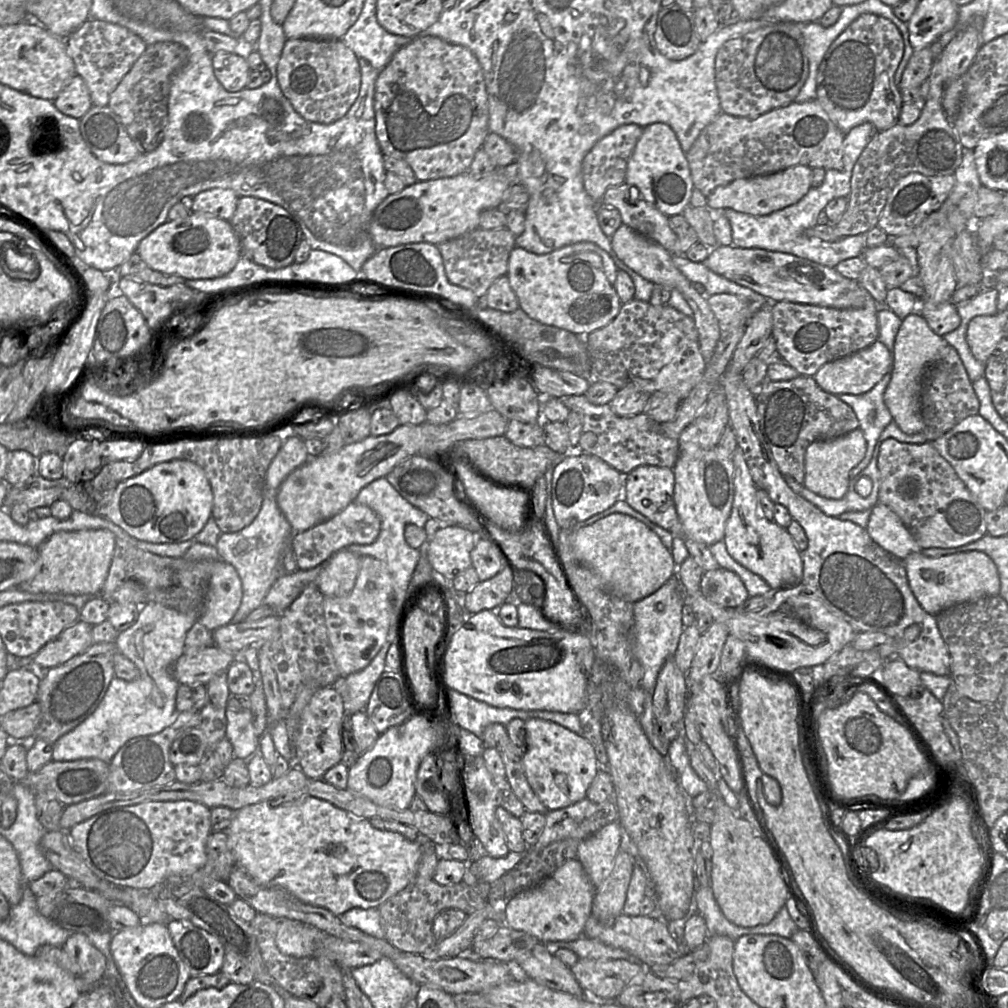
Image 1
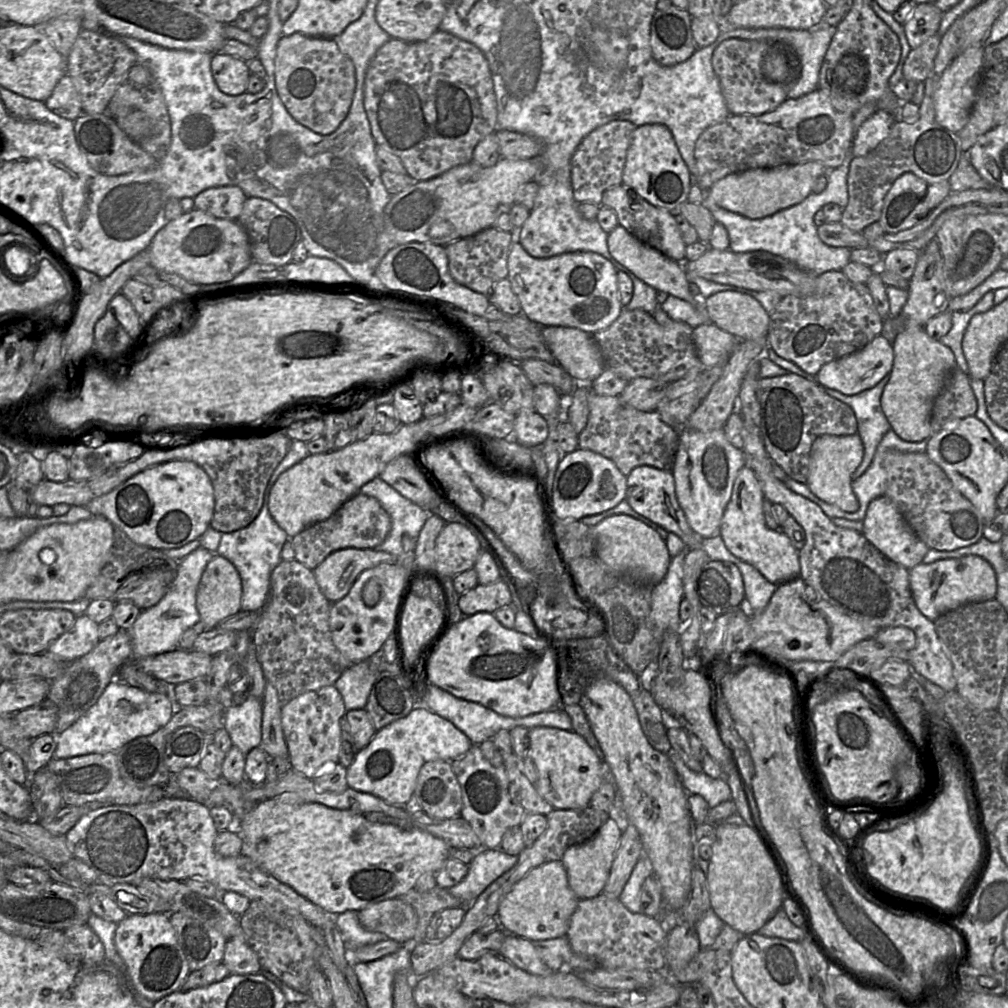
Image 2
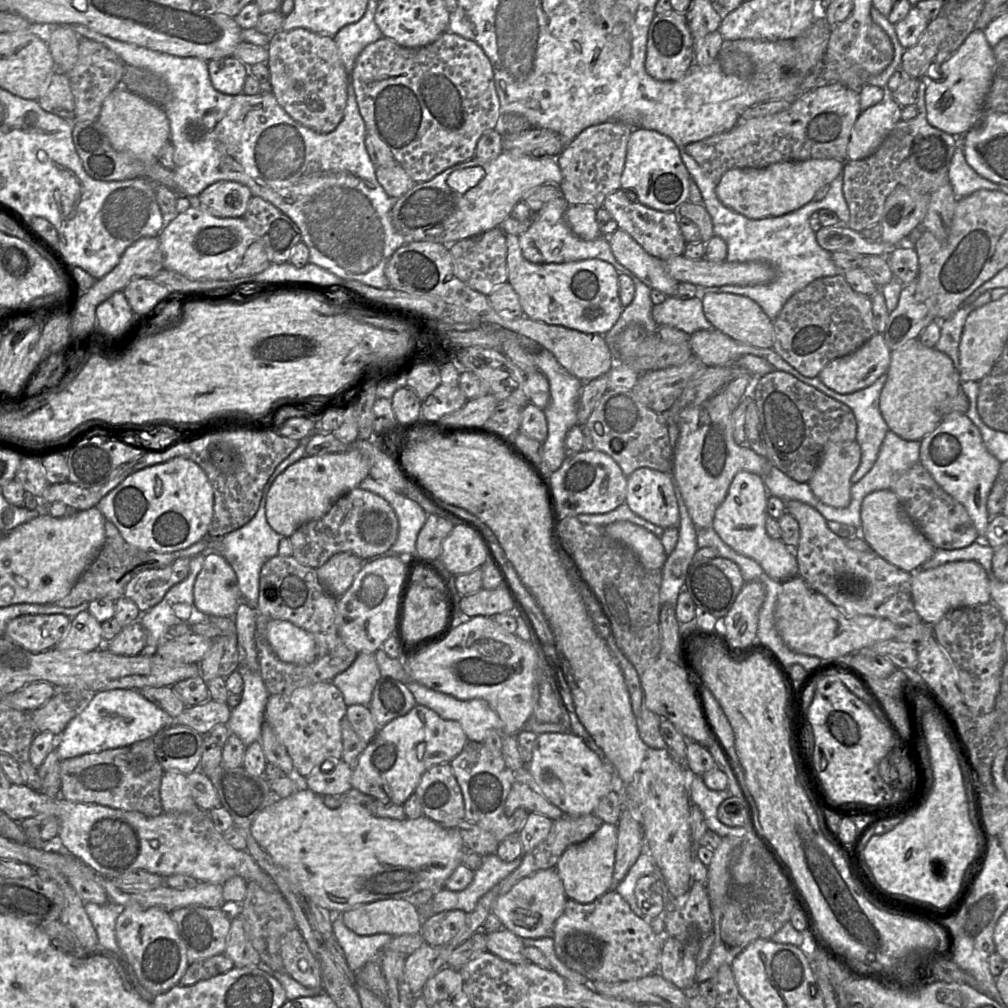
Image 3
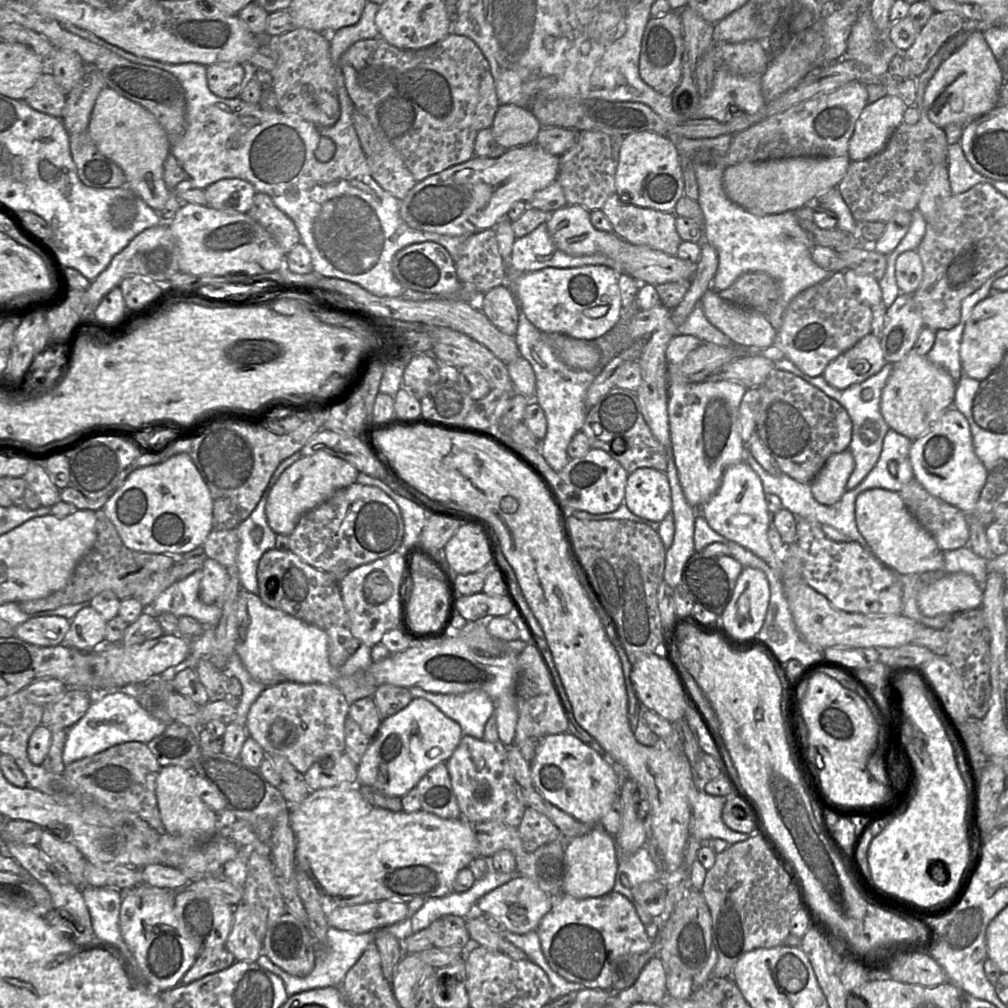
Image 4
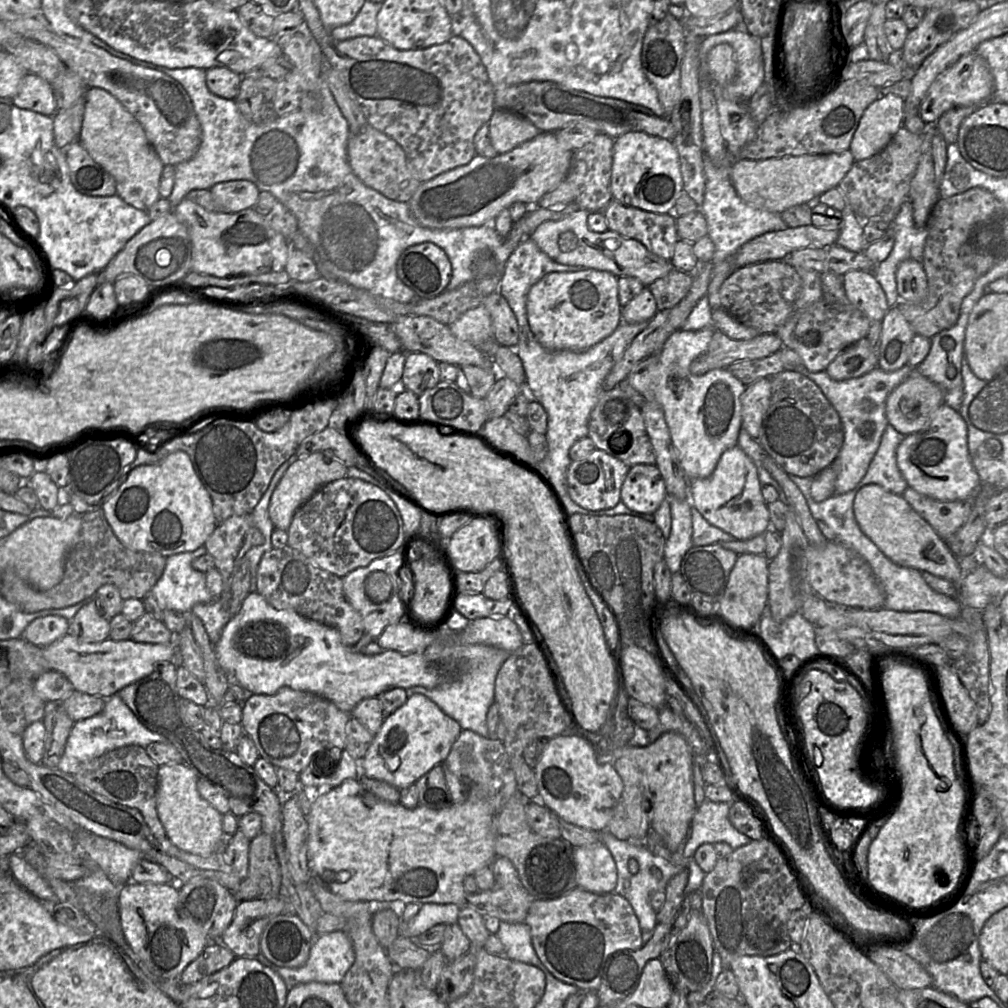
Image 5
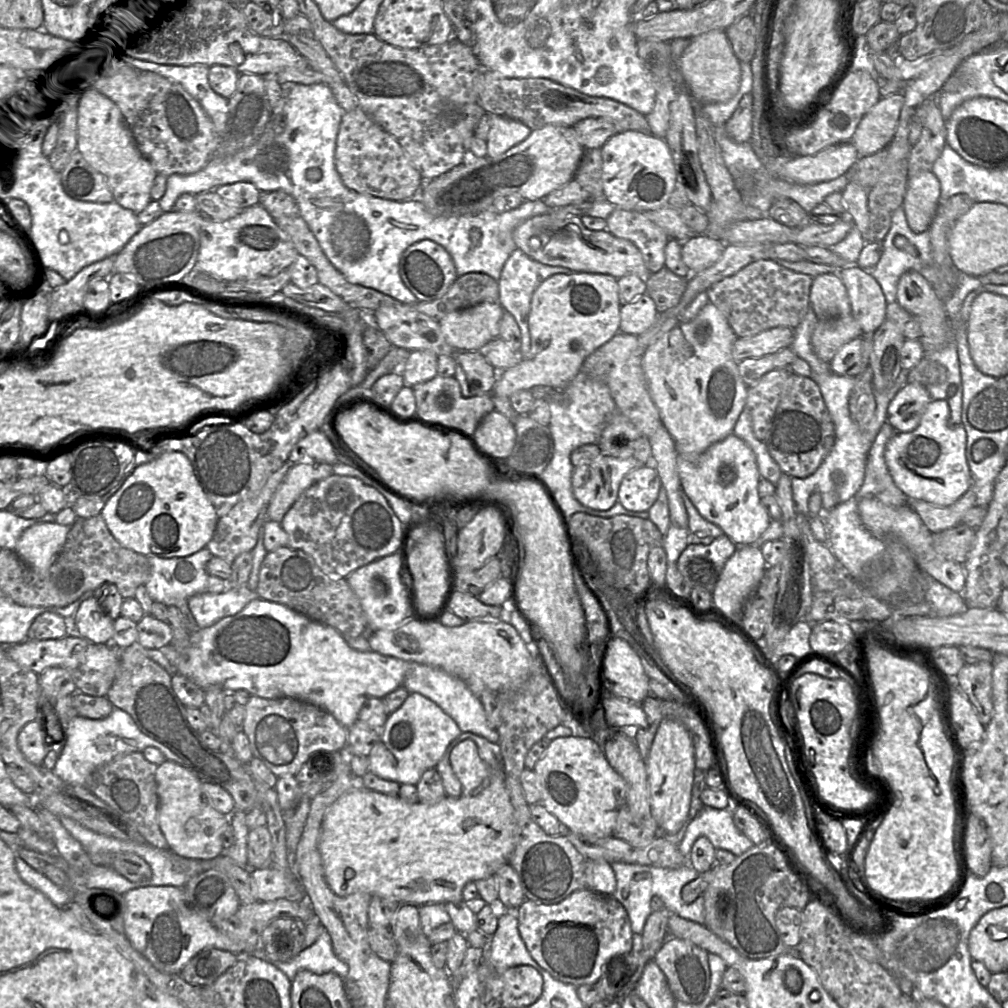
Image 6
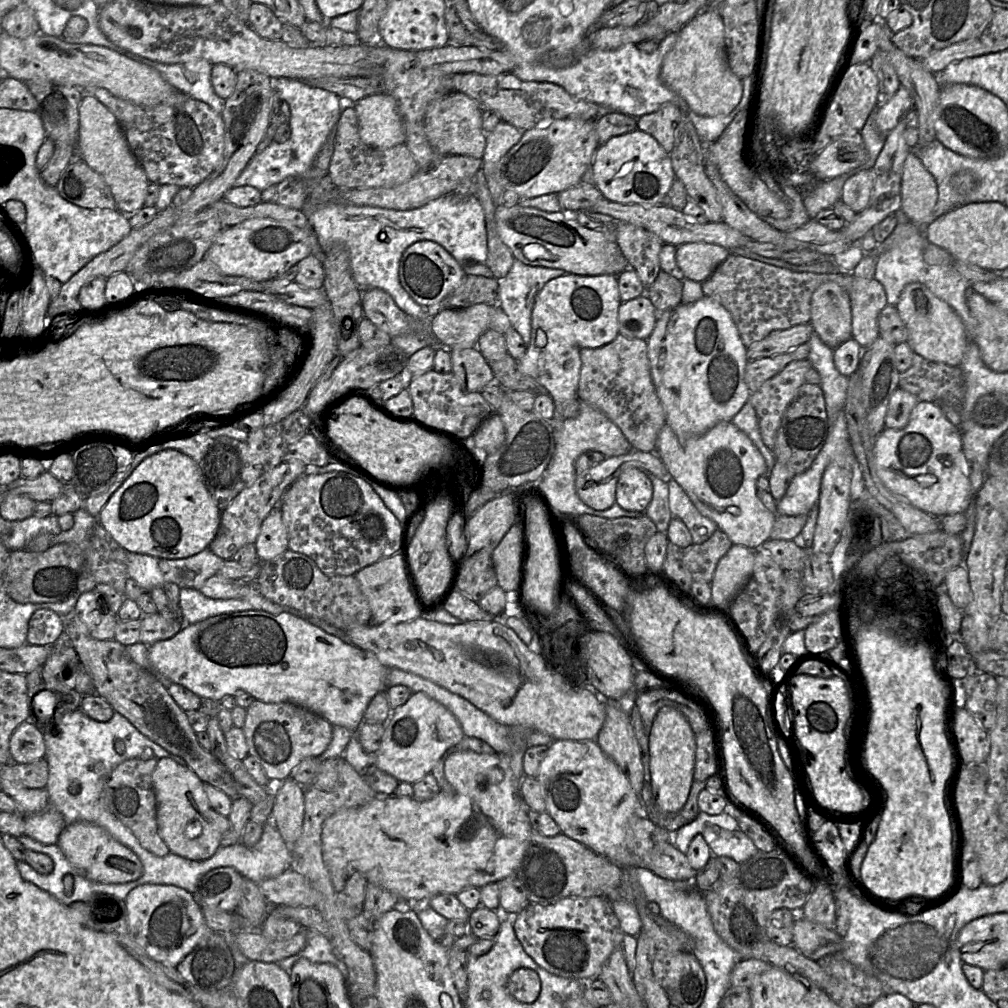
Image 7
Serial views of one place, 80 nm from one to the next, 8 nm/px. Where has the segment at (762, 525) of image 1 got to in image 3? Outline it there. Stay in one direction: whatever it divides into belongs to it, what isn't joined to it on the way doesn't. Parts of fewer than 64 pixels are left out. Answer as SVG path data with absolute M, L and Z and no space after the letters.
M739 471L731 481L725 499L717 507L711 526L734 551L755 560L769 577L783 582L798 576L796 549L789 548L781 539L773 539L767 534L767 497L763 477Z

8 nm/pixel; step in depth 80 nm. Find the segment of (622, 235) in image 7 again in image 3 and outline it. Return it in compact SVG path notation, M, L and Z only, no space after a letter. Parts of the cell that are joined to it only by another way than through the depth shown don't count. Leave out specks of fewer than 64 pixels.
M621 188L606 196L602 208L616 221L618 229L629 234L648 254L661 260L682 255L686 242L677 223L676 210L659 211L631 201Z

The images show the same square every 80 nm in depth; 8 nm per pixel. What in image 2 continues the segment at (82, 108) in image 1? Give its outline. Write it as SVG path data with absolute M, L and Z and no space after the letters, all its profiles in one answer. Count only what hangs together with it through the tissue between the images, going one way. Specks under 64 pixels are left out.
M67 73L44 103L54 114L73 122L83 113L79 93Z

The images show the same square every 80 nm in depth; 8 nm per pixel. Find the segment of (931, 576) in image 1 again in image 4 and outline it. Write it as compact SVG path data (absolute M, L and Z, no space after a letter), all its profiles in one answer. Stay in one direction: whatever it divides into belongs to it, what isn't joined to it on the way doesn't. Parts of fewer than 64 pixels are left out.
M949 573L932 584L921 586L917 595L920 612L927 617L956 614L981 607L984 585L965 573Z

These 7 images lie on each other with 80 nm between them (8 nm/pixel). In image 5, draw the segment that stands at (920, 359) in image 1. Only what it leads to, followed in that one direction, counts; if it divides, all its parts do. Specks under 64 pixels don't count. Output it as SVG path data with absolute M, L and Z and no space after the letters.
M914 368L912 374L888 396L886 401L886 418L896 431L907 436L922 430L930 420L931 415L944 402L944 395L938 385L917 372Z

